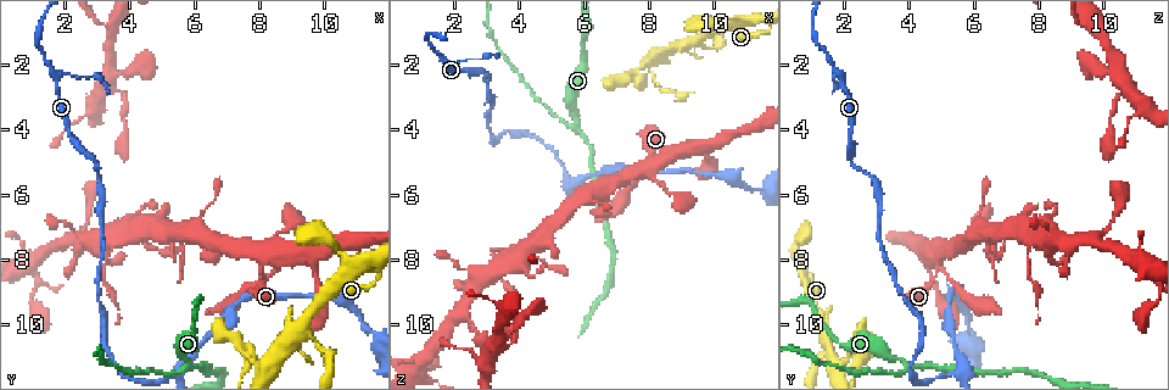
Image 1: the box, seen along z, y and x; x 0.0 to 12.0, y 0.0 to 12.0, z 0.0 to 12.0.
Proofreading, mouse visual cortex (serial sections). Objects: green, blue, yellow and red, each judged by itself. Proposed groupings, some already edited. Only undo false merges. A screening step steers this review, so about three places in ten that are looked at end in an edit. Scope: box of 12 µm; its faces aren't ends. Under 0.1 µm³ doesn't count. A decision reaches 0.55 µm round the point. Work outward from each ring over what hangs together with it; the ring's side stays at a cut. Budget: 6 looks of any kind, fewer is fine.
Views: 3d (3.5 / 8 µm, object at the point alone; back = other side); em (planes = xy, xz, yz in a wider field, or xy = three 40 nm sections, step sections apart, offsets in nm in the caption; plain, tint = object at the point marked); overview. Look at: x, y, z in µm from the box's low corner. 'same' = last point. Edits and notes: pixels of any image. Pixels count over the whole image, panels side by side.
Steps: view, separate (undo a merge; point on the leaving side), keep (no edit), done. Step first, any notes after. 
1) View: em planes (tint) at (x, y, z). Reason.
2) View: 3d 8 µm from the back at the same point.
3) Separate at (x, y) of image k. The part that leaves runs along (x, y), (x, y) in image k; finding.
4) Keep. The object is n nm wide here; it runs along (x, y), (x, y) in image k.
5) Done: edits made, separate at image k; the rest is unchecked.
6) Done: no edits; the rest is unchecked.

View: 3d 3.5 µm at (5.6, 11.3, 5.8). Sudden change in width.

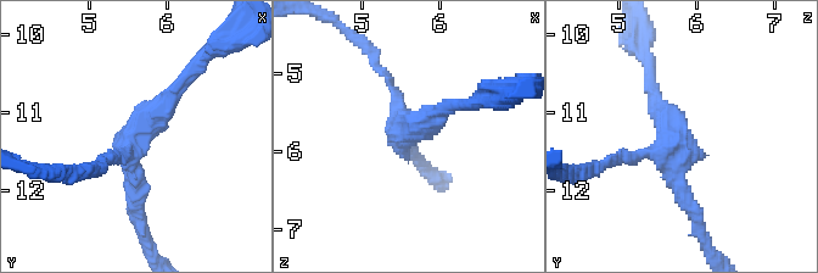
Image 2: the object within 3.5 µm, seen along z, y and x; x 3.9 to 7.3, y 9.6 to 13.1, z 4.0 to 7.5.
View: em planes (tint) at (5.60, 11.30, 5.70). 3 arms meet here; the arms are 150, 200, 200 nm wide; now the EM.

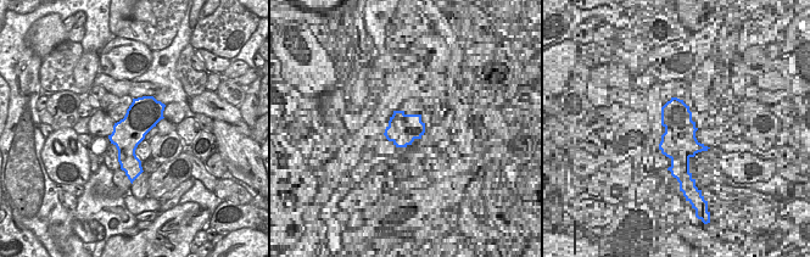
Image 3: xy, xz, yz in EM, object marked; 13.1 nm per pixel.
Separate at (427, 135) of image 2. Two cells meet here.

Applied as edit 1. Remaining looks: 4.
View: 3d 3.5 µm at (5.8, 11.2, 4.0). Thick turns thin.

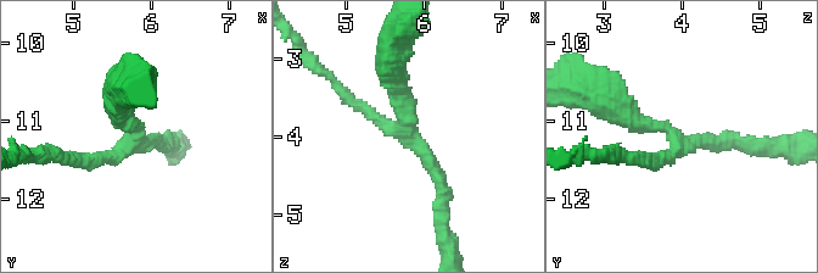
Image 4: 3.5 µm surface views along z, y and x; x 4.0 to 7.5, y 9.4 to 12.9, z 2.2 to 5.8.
View: em xy step 2 (tint) at (5.80, 11.20, 3.95).

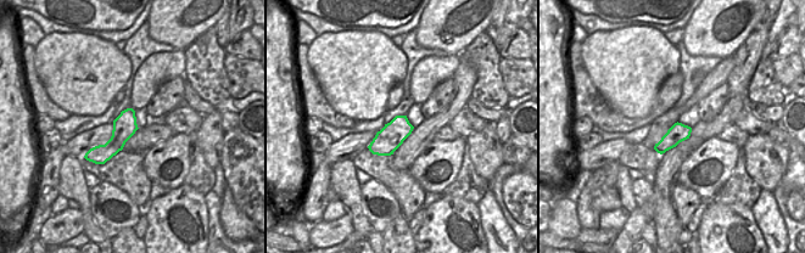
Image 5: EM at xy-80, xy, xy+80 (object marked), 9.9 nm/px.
Keep. It runs along (392, 66), (407, 128), (444, 196) in image 4; continuous, no second cell.

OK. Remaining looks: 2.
View: 3d 8 µm at (9.2, 10.0, 1.2). Two arms in line, one across.

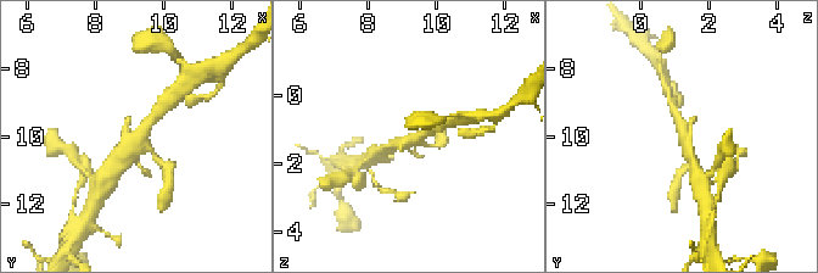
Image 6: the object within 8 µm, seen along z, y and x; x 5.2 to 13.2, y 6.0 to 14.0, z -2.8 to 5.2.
View: em xy step 1 (tint) at (9.2, 10.0, 1.3).

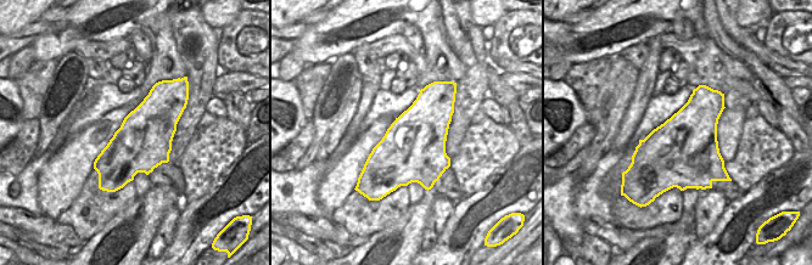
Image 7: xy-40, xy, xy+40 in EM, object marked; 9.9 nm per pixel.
Keep. One cell here.

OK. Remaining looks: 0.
Done: edits made, separate at image 2; the rest is unchecked.

